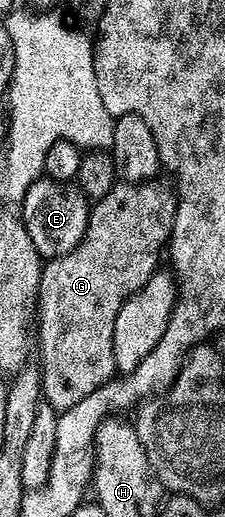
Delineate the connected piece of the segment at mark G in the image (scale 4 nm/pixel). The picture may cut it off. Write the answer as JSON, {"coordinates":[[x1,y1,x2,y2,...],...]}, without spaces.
{"coordinates":[[155,179,153,181,119,180,112,187,112,191,108,191,108,195,104,195,104,199,93,202,90,218,86,224,86,230,78,246,72,251,68,251,68,255,49,258,42,266,36,296,36,361,42,370,42,395,45,404,51,405,53,409,61,411,68,407,76,407,76,403,80,403,80,399,86,398,87,395,92,395,92,391,96,391,96,387,108,383,110,378,115,376,116,359,114,358,114,348,112,347,112,335,116,327,116,315,120,315,120,307,124,307,126,300,136,291,140,291,140,287,144,287,144,283,148,283,150,276,159,268,158,256,160,256,161,253,163,256,164,250,167,248,170,240,170,233,174,230,176,207,178,206,178,190,169,180,166,180,167,182,162,180,163,179]]}

